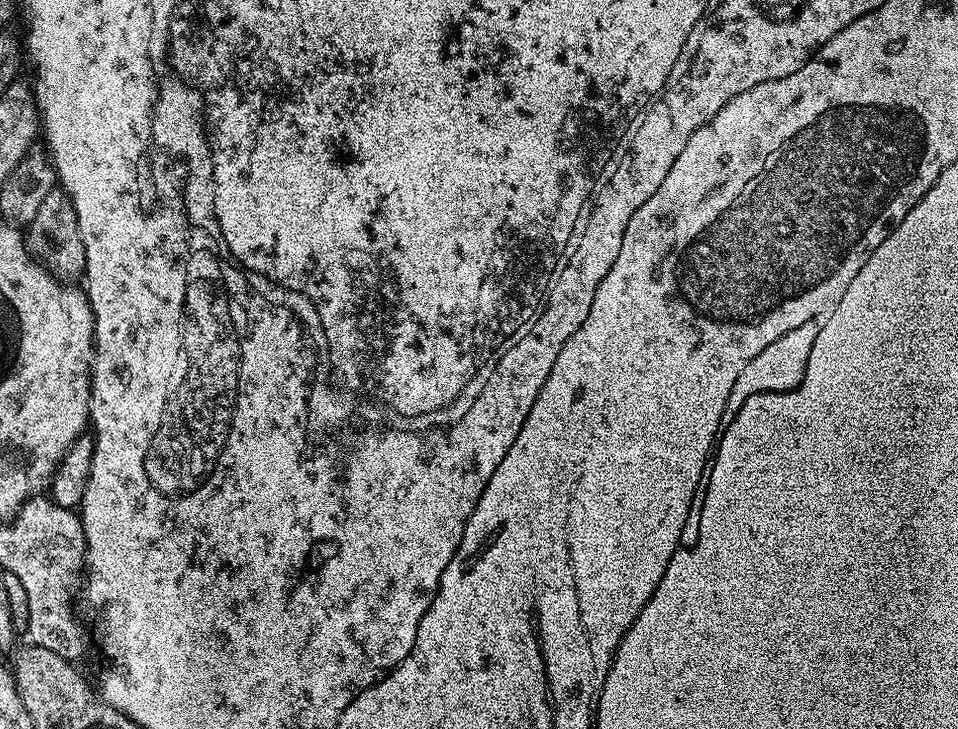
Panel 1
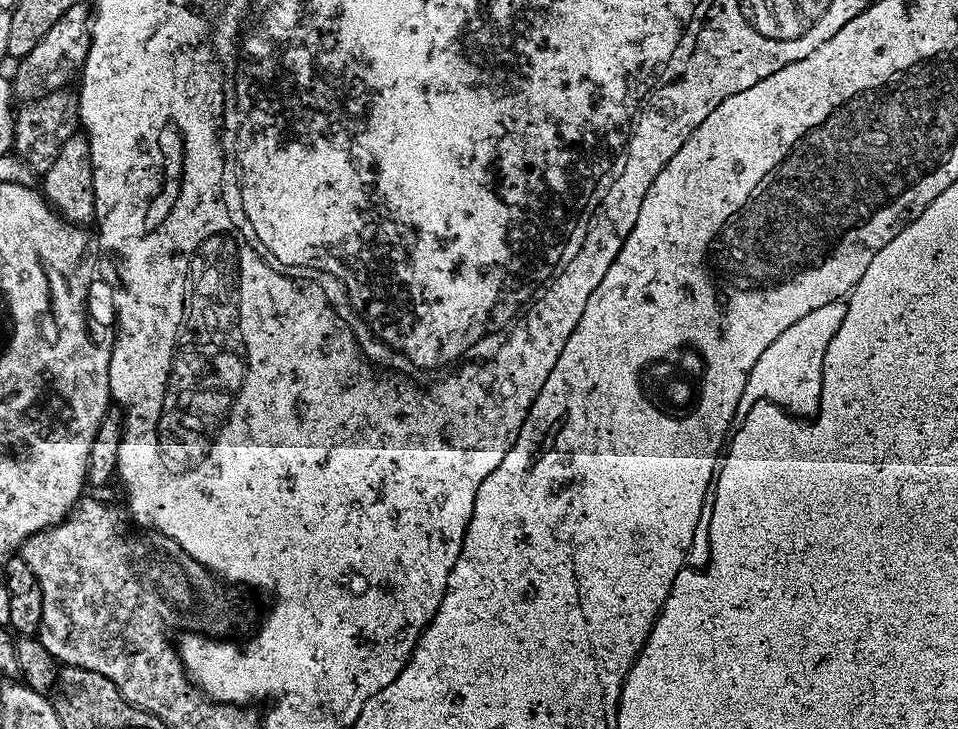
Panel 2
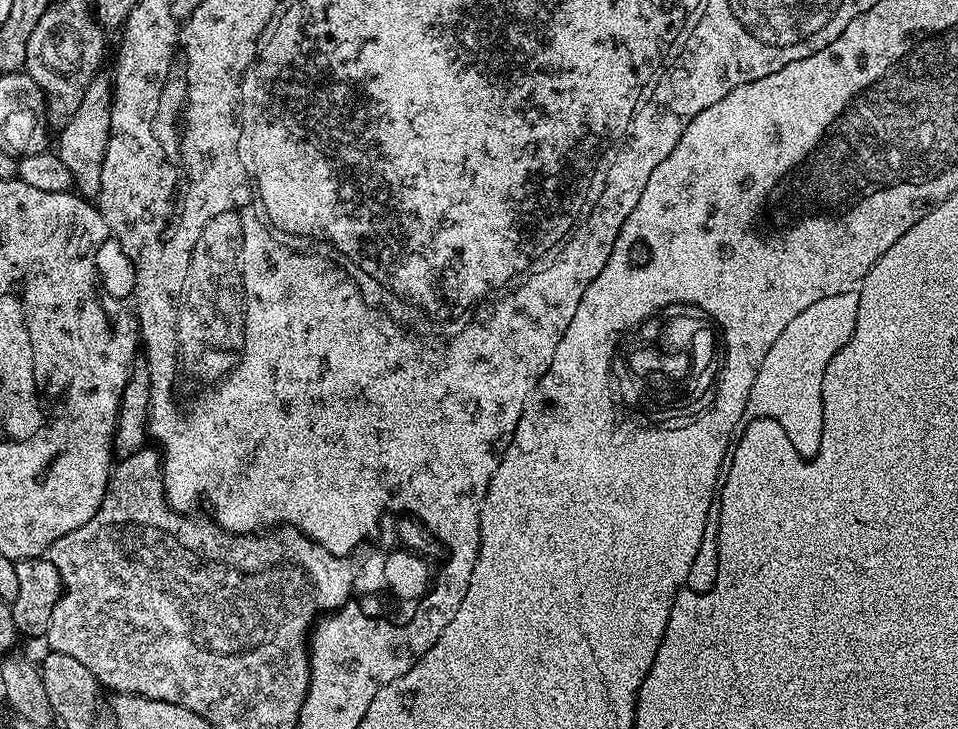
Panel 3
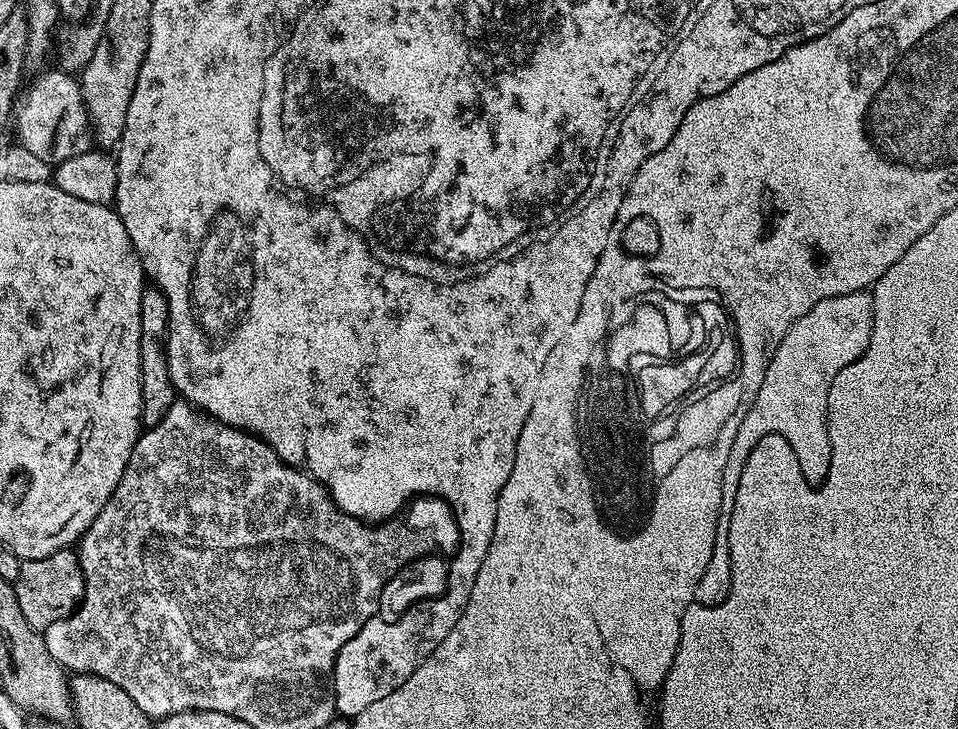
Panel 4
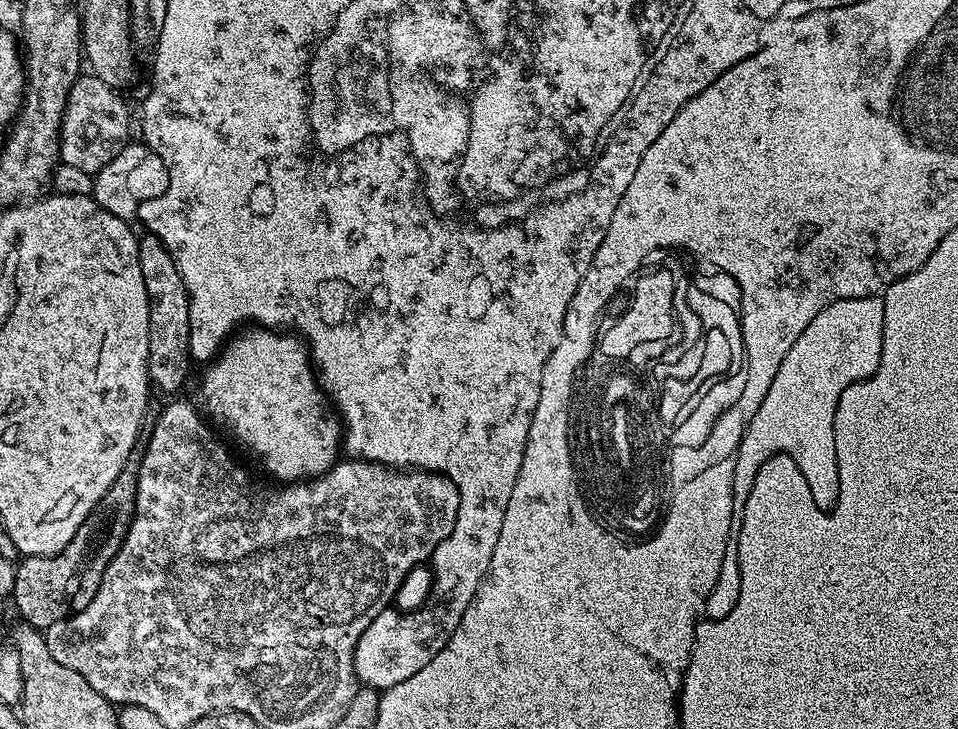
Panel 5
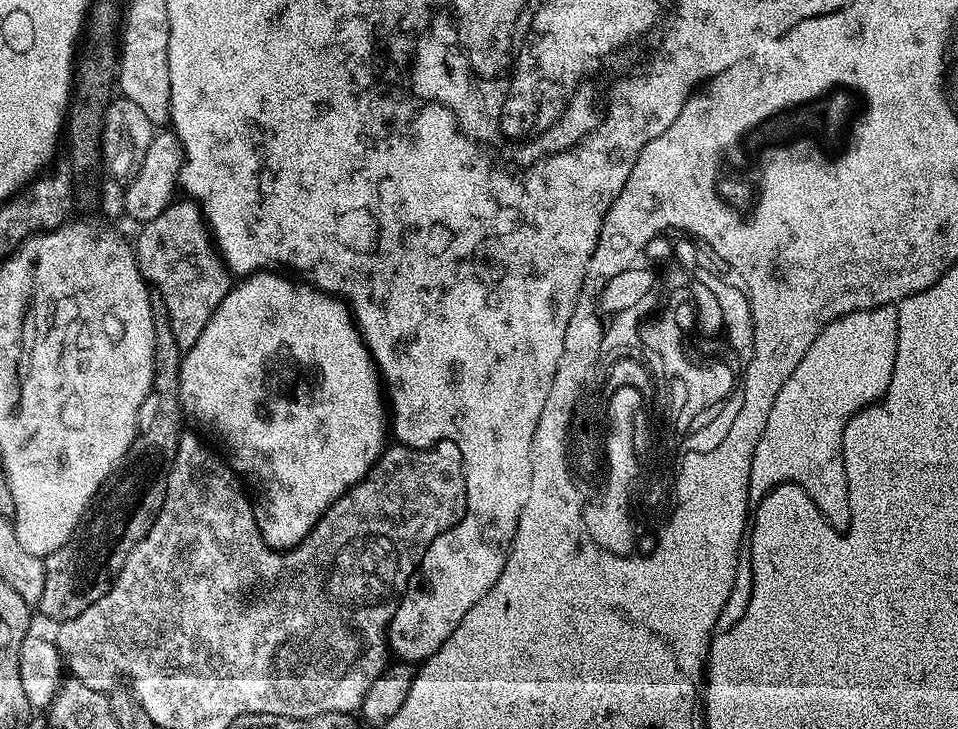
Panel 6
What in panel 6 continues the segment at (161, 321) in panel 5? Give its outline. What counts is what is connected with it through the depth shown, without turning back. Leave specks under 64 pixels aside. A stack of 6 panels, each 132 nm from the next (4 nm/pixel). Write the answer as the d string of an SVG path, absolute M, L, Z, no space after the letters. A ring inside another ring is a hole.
M187 198L177 199L169 204L166 210L162 210L162 214L158 214L158 218L147 221L141 228L144 229L141 230L140 237L134 240L136 264L140 267L140 273L145 280L162 298L168 311L168 321L174 330L174 338L180 349L192 348L194 342L198 342L206 322L210 322L214 310L232 288L233 277L228 271L227 264L220 259L220 253L216 250L212 233L208 231L208 222L200 210L199 203Z

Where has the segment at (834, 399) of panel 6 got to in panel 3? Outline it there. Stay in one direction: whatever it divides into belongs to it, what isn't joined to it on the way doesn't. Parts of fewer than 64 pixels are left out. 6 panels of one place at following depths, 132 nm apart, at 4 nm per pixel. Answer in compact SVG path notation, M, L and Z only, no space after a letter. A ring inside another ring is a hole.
M856 292L834 294L806 306L798 318L794 318L778 342L770 346L762 366L758 366L758 378L750 386L750 398L740 419L740 428L768 420L778 422L785 437L791 439L800 450L804 462L815 463L822 459L823 431L826 430L824 413L824 375L830 358L850 342L854 326L858 322L858 295Z

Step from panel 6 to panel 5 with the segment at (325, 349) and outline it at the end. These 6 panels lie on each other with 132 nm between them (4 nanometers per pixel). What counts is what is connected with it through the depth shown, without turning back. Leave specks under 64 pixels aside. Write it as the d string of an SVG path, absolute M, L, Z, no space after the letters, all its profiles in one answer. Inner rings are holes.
M254 331L250 336L240 336L236 341L233 339L227 345L229 348L223 349L224 357L222 352L200 384L199 403L202 408L204 403L203 411L209 417L212 415L242 447L249 448L260 459L261 466L270 475L281 476L279 479L284 482L322 476L337 463L336 455L341 455L342 421L331 407L328 409L324 405L326 393L305 345L288 334Z

